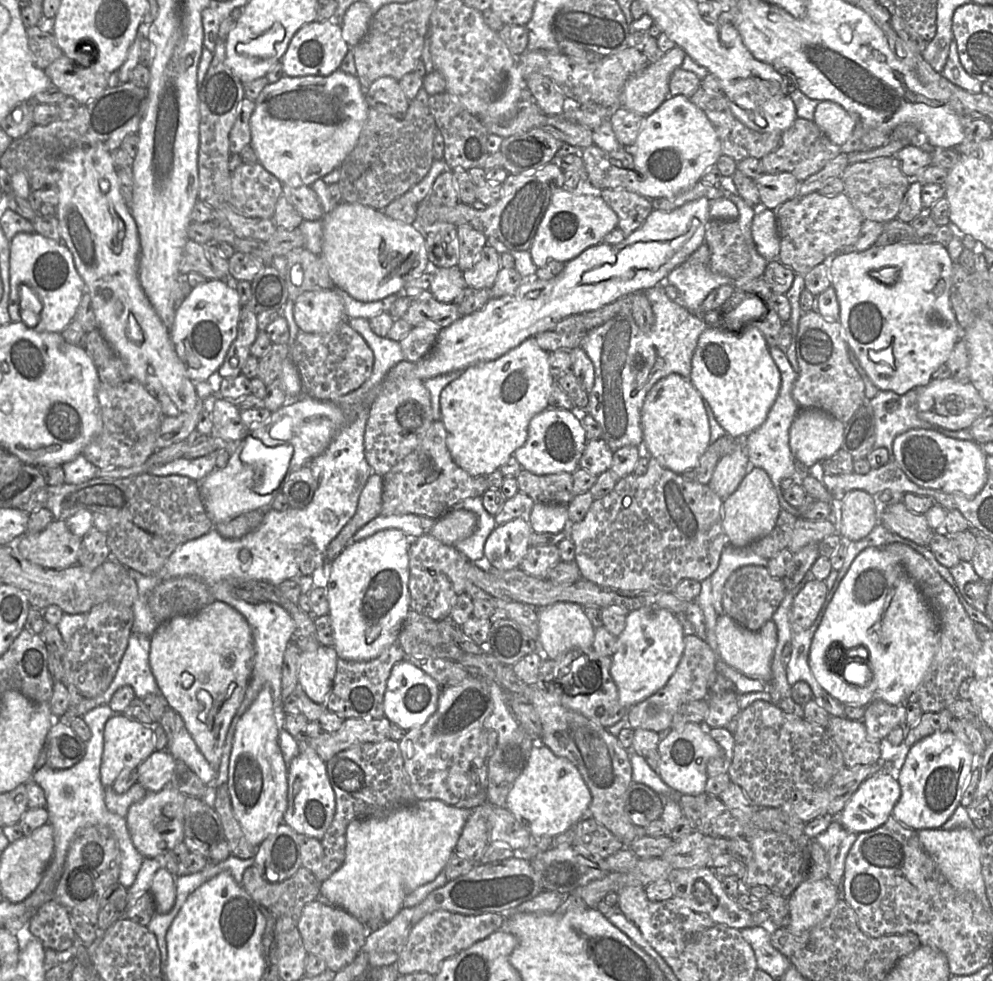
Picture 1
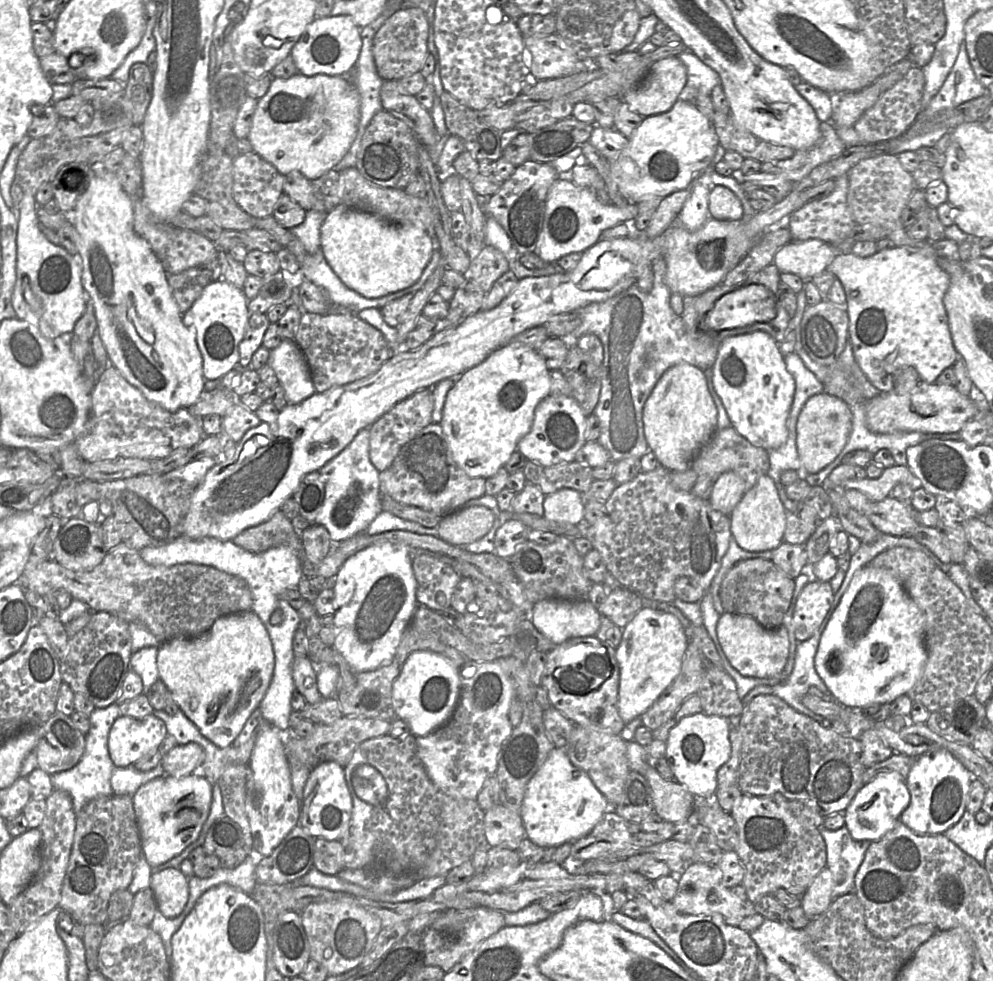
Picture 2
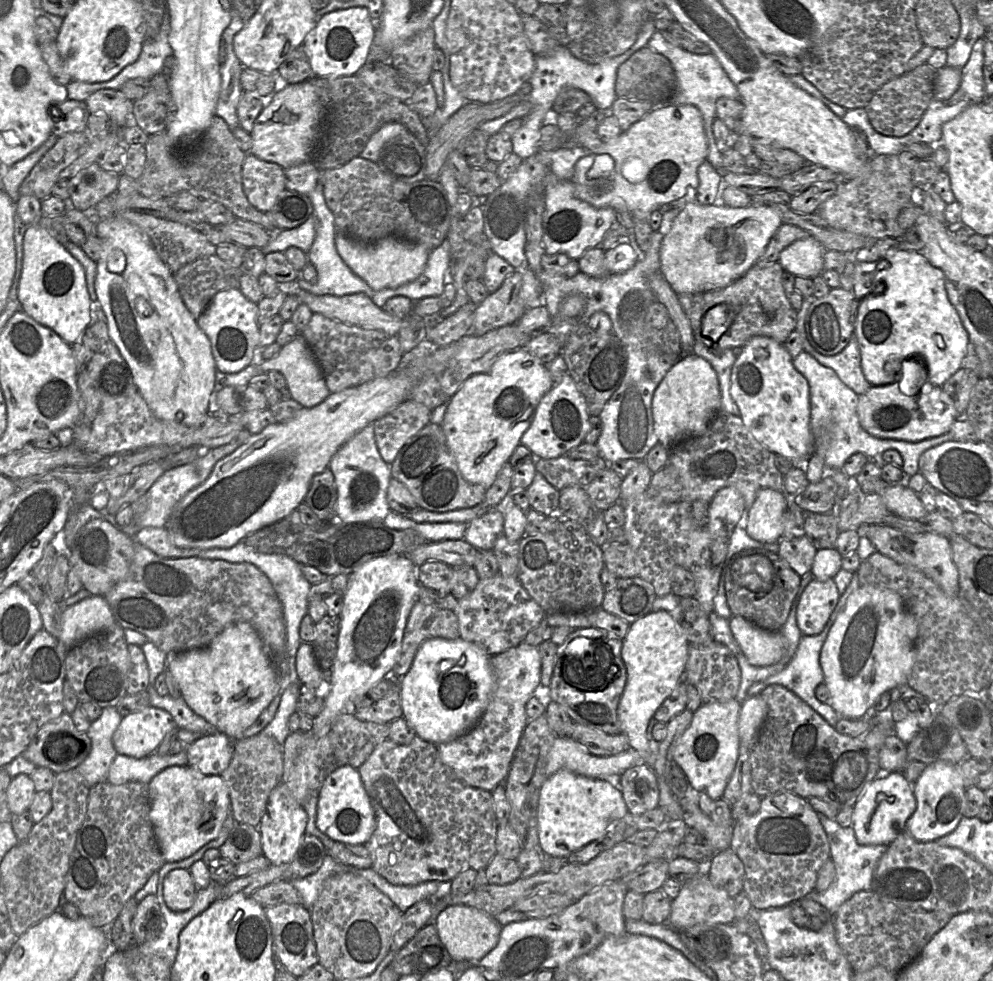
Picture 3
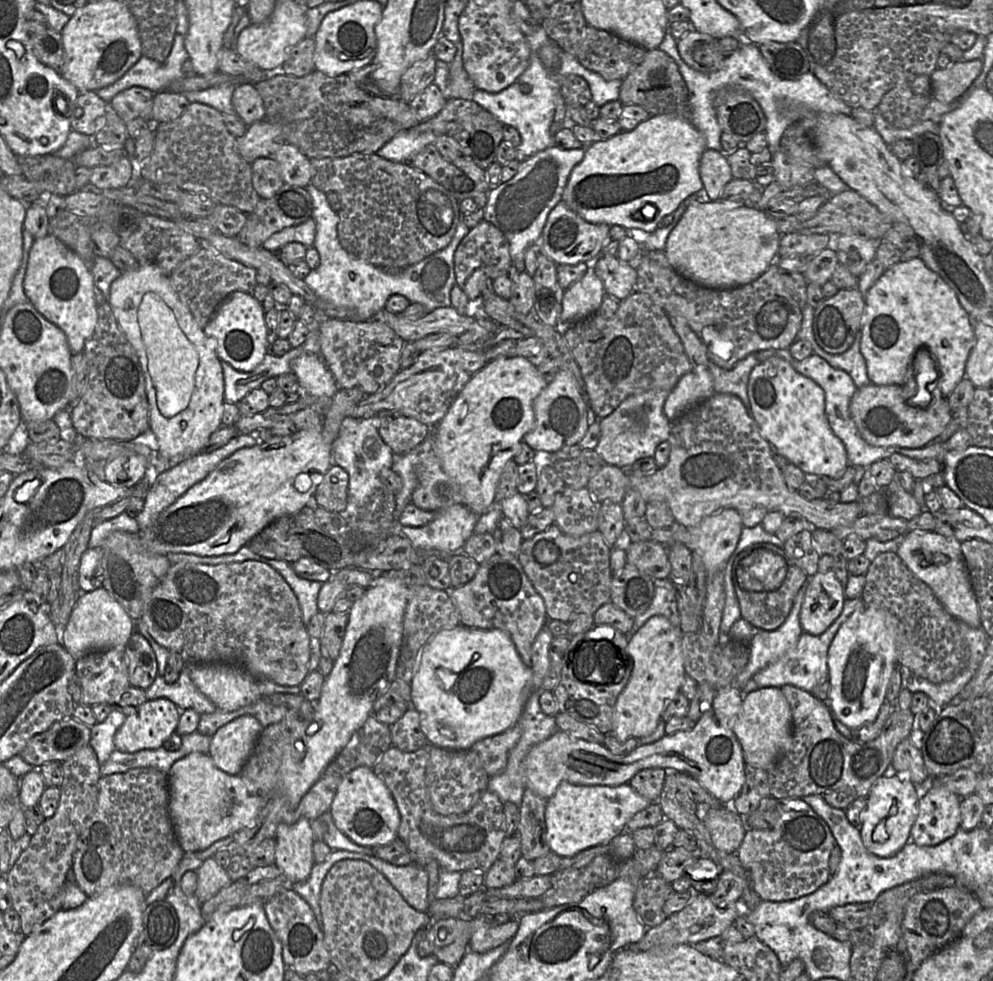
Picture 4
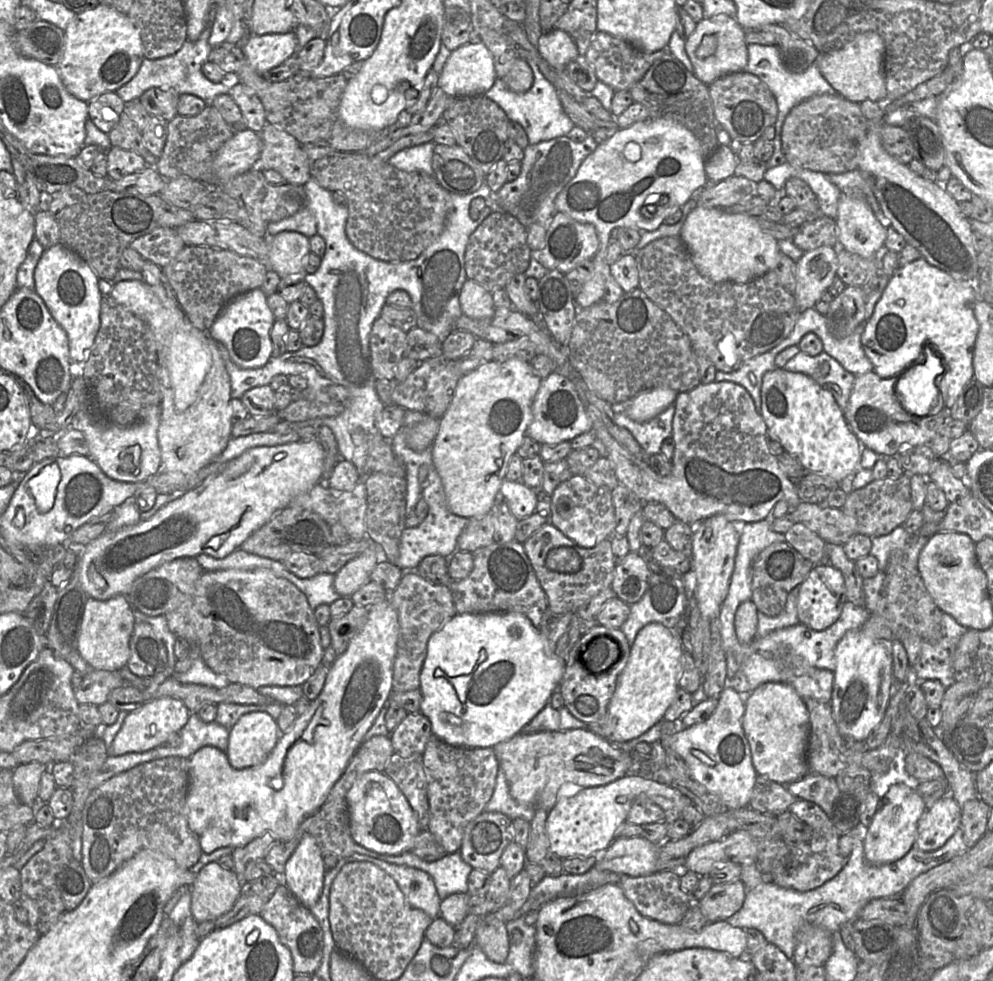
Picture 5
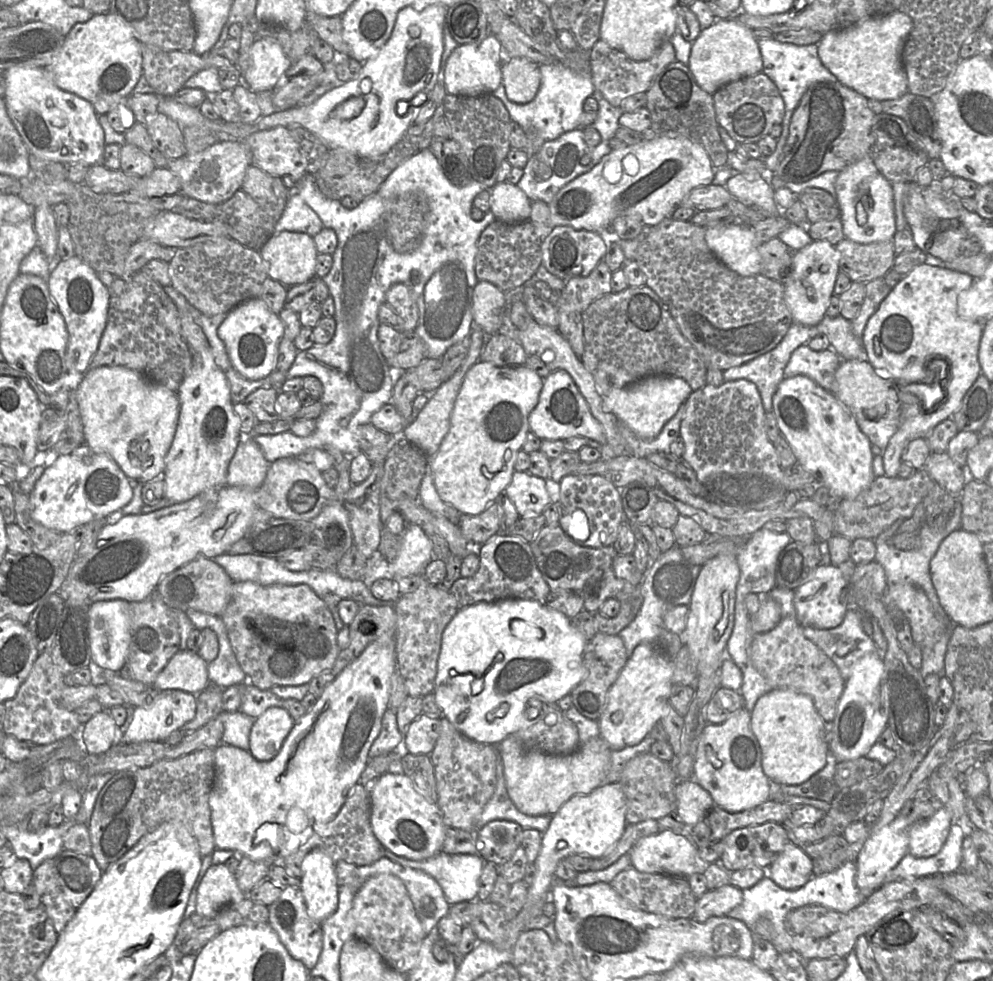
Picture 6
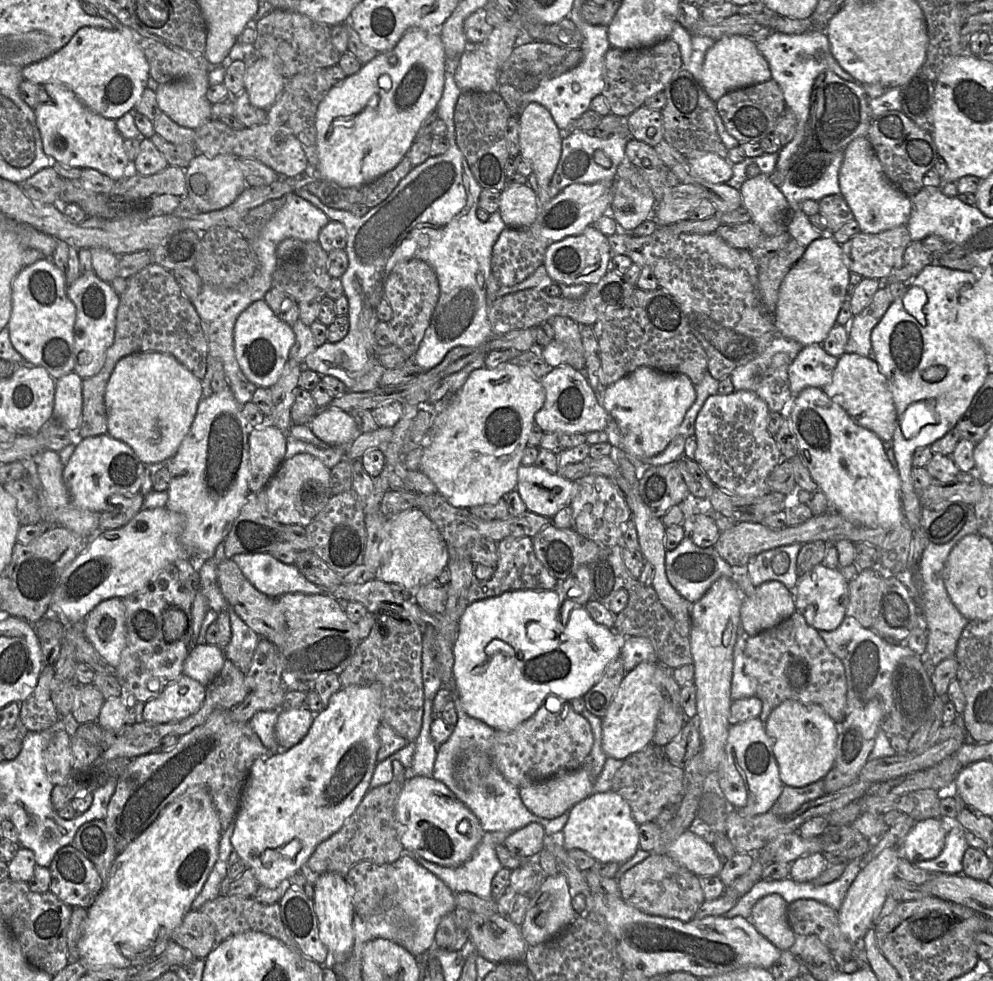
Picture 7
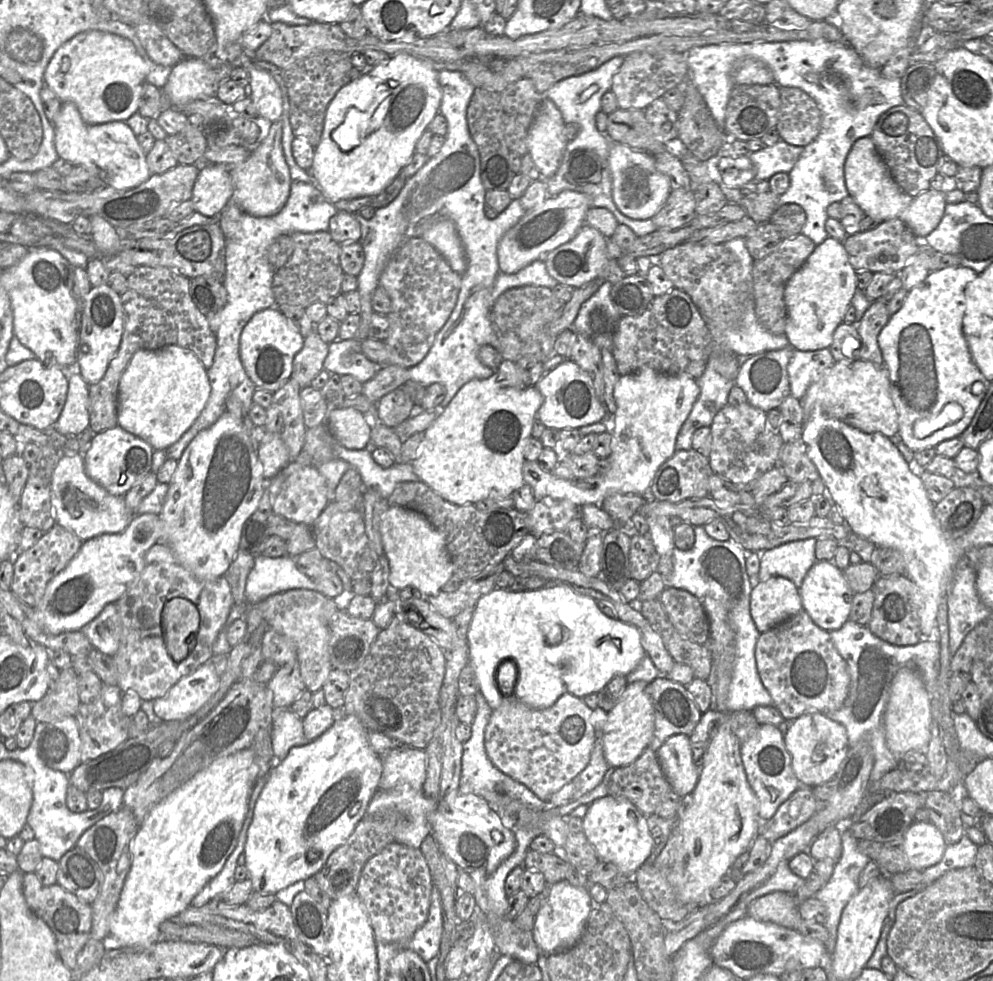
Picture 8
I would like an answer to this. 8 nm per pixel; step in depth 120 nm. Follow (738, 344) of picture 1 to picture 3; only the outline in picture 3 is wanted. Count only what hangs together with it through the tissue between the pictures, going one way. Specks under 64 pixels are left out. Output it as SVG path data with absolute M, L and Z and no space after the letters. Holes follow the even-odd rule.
M767 336L751 338L741 349L731 371L730 392L740 410L740 417L752 435L768 450L790 460L806 472L813 453L814 436L811 429L810 387L808 380L796 370L793 358L783 344Z

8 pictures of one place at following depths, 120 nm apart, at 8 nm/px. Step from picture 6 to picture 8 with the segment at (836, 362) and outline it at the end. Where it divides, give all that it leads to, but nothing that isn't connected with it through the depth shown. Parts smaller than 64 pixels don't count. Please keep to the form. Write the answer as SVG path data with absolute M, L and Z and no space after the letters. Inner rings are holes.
M829 348L815 351L795 349L787 366L790 395L803 398L810 385L835 363Z

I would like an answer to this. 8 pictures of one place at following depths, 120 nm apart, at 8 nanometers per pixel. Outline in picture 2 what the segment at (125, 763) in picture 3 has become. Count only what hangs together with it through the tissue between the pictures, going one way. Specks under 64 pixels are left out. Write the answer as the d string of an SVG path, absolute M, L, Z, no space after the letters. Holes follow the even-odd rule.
M161 763L147 772L141 772L134 766L115 767L111 775L110 784L113 794L133 796L145 783L164 774Z

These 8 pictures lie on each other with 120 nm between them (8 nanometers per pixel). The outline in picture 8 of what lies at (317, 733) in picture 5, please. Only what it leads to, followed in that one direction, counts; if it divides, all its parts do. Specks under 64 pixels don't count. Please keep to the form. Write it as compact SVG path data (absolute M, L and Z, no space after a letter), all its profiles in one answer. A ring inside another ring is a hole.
M343 710L336 711L336 719L329 729L316 739L311 740L309 743L291 748L287 756L281 761L276 762L268 773L268 779L253 810L253 816L247 830L247 839L243 851L243 854L246 857L245 865L249 870L249 879L252 882L254 891L263 894L276 895L278 892L297 881L313 877L325 865L330 854L346 842L358 822L367 814L367 807L373 795L378 790L378 784L382 772L382 762L381 757L378 756L370 745L368 739L369 731L356 716L345 714Z

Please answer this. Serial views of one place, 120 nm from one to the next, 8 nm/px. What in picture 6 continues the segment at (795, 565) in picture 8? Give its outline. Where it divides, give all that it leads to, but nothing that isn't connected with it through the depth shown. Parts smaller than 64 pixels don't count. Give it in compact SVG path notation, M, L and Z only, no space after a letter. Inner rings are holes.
M765 527L758 529L749 536L737 554L740 576L736 586L735 612L738 603L742 603L749 593L767 596L775 588L775 569L778 556L791 542L792 538L787 531L773 532Z

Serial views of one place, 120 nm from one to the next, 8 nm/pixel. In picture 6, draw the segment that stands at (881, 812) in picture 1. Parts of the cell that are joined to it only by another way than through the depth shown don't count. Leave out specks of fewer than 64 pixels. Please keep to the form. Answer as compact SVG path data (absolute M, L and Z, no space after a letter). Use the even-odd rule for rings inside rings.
M903 814L898 816L888 825L878 830L872 830L857 857L856 885L864 897L869 897L883 884L886 875L897 866L900 860L909 852L909 830L912 825Z

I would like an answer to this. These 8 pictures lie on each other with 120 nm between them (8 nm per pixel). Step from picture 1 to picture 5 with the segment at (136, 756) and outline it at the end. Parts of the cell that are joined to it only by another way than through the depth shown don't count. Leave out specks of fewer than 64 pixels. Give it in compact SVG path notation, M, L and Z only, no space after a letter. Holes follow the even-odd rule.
M165 697L147 701L142 707L128 713L111 747L107 750L107 755L119 756L131 752L144 752L163 745L173 733L183 728L192 713L195 714L177 698Z

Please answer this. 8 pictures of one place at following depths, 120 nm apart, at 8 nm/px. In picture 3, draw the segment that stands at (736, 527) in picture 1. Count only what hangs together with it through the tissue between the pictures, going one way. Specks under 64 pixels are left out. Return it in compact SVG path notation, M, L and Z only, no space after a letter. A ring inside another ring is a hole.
M764 488L757 492L754 503L748 508L743 520L747 534L761 543L773 543L782 539L784 525L783 516L789 506L789 497L784 492Z

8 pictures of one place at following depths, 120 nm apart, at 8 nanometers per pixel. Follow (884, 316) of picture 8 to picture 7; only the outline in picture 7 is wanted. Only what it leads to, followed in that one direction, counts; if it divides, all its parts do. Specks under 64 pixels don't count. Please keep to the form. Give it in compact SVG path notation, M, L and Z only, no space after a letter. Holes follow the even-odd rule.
M881 286L874 294L871 303L854 317L846 353L857 353L870 357L872 353L871 333L881 321L891 305L888 286Z

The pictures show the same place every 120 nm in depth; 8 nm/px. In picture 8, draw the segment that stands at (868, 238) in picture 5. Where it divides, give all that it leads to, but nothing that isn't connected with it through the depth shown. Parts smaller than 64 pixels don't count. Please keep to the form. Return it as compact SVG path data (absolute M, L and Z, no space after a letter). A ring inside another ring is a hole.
M871 137L859 138L853 144L845 161L844 174L849 196L854 199L866 216L877 223L899 218L914 198L904 192L894 181Z

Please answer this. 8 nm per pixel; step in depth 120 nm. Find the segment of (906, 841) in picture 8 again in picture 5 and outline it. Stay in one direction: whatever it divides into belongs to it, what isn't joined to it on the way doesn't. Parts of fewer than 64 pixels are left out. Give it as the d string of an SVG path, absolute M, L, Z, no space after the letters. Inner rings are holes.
M951 793L940 797L926 810L917 823L917 834L912 847L929 852L942 847L960 827L961 808Z

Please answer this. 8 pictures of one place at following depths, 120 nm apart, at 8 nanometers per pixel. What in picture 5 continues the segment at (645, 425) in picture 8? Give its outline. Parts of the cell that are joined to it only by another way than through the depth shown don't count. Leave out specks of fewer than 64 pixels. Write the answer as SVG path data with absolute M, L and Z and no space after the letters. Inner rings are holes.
M664 387L653 388L642 391L624 402L612 405L613 412L621 411L636 422L647 422L664 411L677 398L678 392ZM504 479L499 493L502 494L503 500L518 521L536 512L536 490L526 486L521 480L509 481Z

